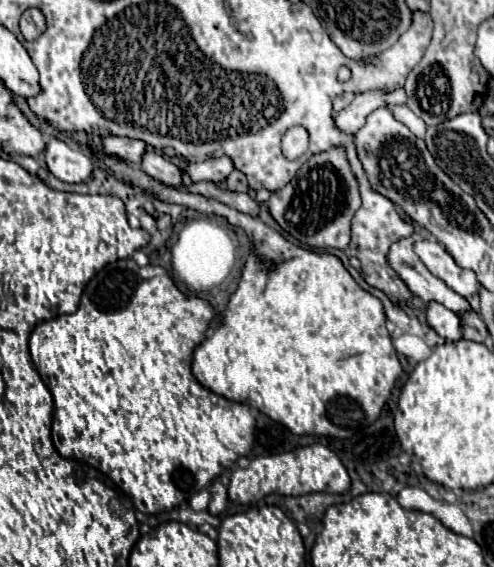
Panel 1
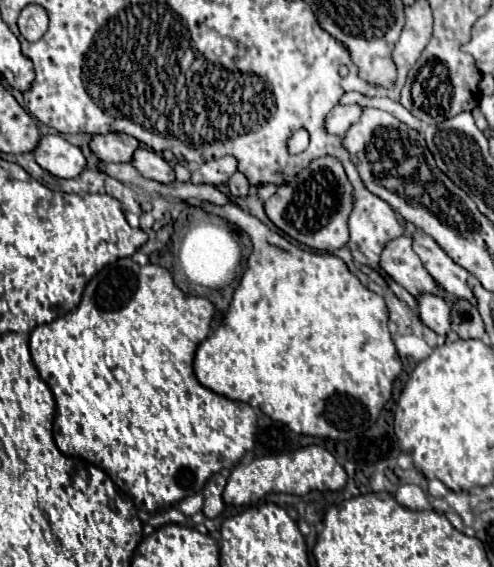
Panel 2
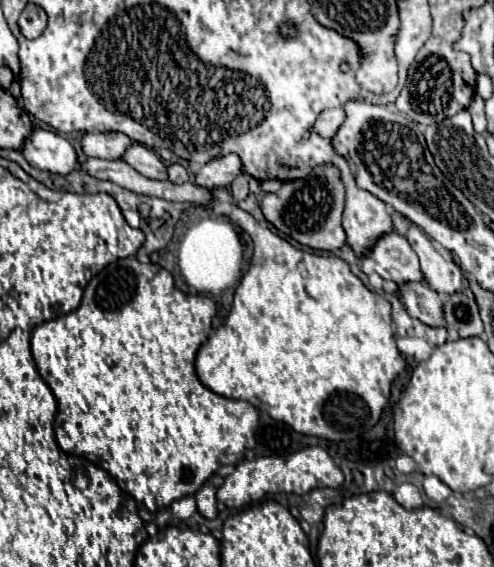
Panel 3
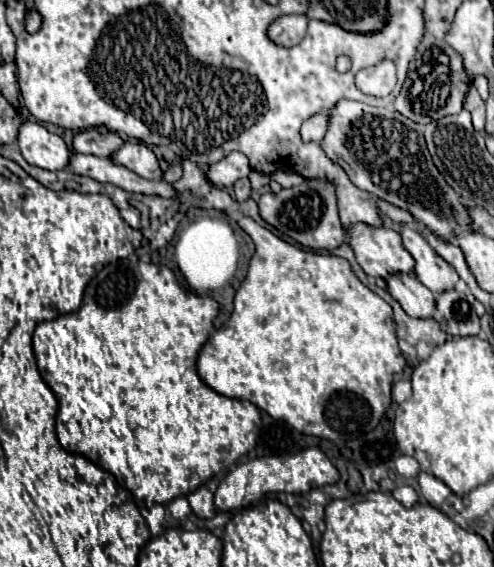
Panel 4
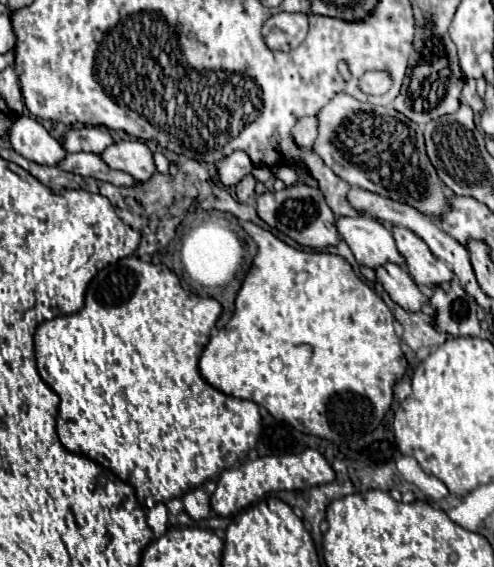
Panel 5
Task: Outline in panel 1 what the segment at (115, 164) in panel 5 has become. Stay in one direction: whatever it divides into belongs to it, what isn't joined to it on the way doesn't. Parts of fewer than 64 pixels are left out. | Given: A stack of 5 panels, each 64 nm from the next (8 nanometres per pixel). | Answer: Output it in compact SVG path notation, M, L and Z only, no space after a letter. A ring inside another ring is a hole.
M148 148L142 154L142 170L150 178L154 178L154 180L158 180L158 182L162 182L166 186L178 186L178 184L182 184L180 168L174 166L168 158L164 158L160 152L156 152L152 148Z

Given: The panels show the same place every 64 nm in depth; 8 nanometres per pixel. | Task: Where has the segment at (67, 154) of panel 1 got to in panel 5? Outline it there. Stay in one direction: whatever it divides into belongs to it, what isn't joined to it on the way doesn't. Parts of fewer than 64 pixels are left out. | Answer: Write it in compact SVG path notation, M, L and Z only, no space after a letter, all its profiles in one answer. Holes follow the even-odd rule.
M18 116L12 120L6 132L6 142L14 152L36 164L56 166L66 156L60 142L52 138L42 124L28 116Z

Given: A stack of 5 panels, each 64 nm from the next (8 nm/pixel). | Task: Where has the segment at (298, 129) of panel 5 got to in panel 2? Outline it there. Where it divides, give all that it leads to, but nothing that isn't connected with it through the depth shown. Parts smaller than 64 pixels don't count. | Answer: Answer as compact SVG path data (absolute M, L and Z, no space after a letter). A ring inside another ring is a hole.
M334 106L324 122L324 128L328 134L338 134L342 136L344 130L348 130L348 126L352 122L356 122L356 118L360 118L360 106Z

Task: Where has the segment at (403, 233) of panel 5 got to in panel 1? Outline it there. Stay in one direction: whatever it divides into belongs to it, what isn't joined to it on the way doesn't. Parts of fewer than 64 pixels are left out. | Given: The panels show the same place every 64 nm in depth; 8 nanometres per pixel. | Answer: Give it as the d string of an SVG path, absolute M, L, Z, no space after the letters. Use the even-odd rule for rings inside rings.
M424 238L418 240L414 246L414 252L420 256L424 266L440 278L448 288L452 288L462 298L470 300L478 292L478 280L472 270L460 268L454 258L444 250L444 246L436 238Z

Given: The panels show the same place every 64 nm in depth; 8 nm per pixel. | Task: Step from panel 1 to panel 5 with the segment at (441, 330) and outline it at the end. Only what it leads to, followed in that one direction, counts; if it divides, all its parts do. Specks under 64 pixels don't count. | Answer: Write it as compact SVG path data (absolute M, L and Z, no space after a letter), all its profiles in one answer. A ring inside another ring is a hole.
M388 262L384 266L376 266L374 274L390 298L404 306L404 310L422 310L422 306L428 304L428 296L416 286L416 282L412 282L410 274L402 266Z

